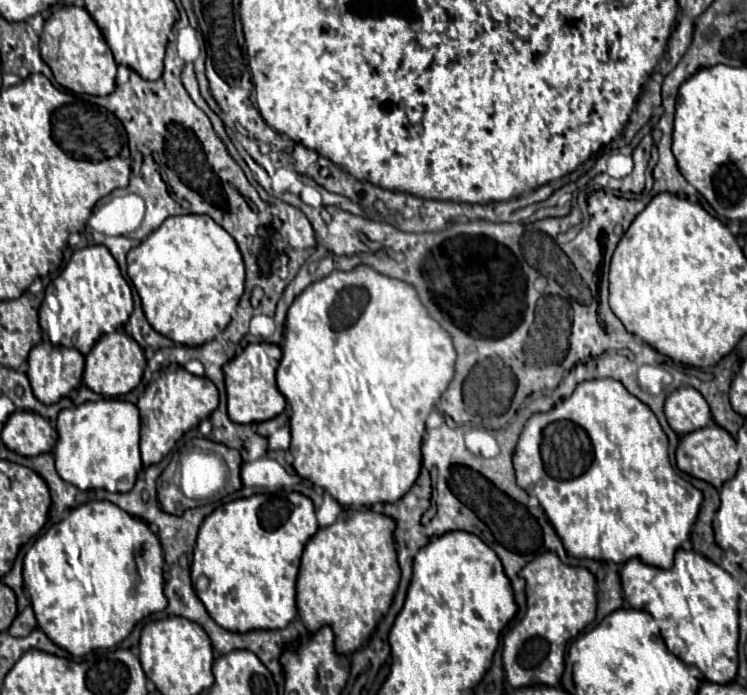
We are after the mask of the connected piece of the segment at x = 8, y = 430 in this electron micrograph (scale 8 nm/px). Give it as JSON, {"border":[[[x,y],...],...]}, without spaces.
{"border":[[[31,411],[13,413],[1,431],[5,447],[23,457],[51,453],[57,443],[57,437],[59,435],[49,425],[49,421]]]}

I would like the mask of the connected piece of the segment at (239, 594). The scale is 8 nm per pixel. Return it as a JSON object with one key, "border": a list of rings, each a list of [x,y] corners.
{"border":[[[277,493],[277,495],[253,495],[237,499],[215,509],[201,525],[197,547],[191,563],[191,579],[199,575],[209,579],[209,587],[197,593],[205,605],[209,617],[223,629],[233,633],[247,633],[255,629],[283,629],[297,617],[295,607],[295,579],[299,561],[307,541],[317,533],[319,525],[315,509],[309,497],[301,493]]]}

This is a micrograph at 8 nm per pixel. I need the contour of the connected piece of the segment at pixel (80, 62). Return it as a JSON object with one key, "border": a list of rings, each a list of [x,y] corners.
{"border":[[[75,5],[57,9],[45,21],[39,49],[41,59],[51,67],[53,77],[61,87],[87,95],[109,95],[115,89],[117,63],[103,39],[103,33],[85,9]]]}

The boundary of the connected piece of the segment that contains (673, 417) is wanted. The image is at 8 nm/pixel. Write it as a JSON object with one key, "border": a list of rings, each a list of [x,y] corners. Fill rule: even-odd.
{"border":[[[679,387],[667,397],[665,417],[677,435],[687,435],[711,423],[709,405],[693,387]]]}

